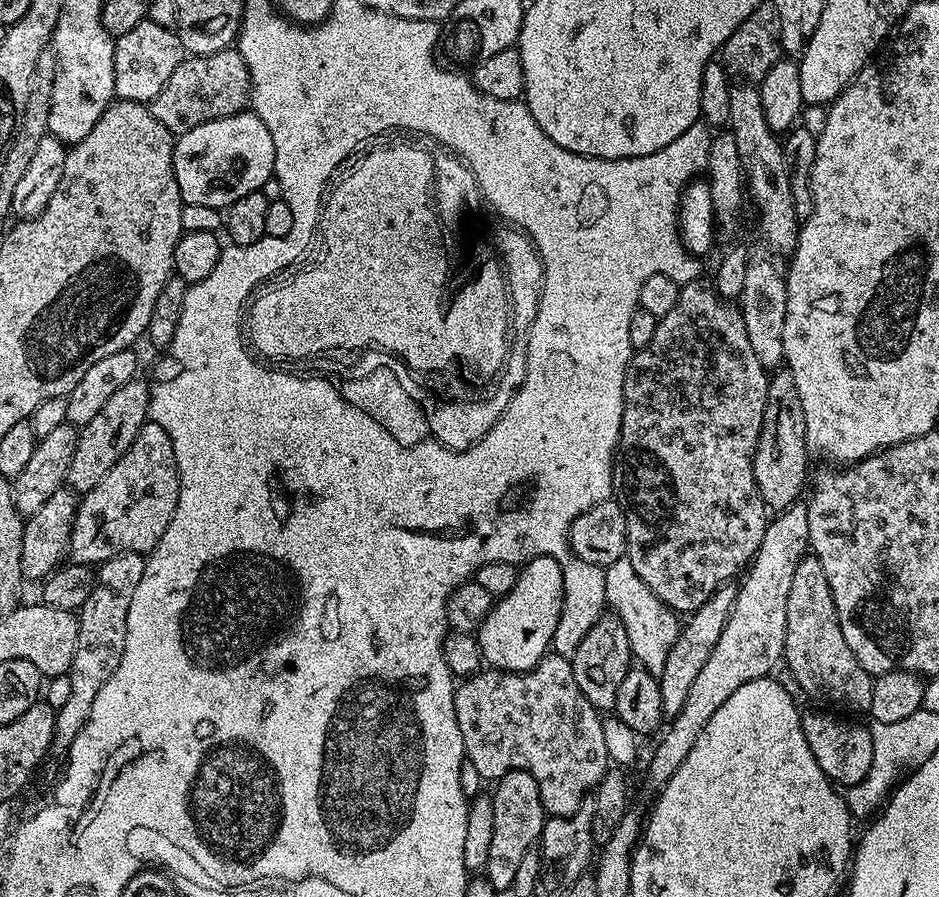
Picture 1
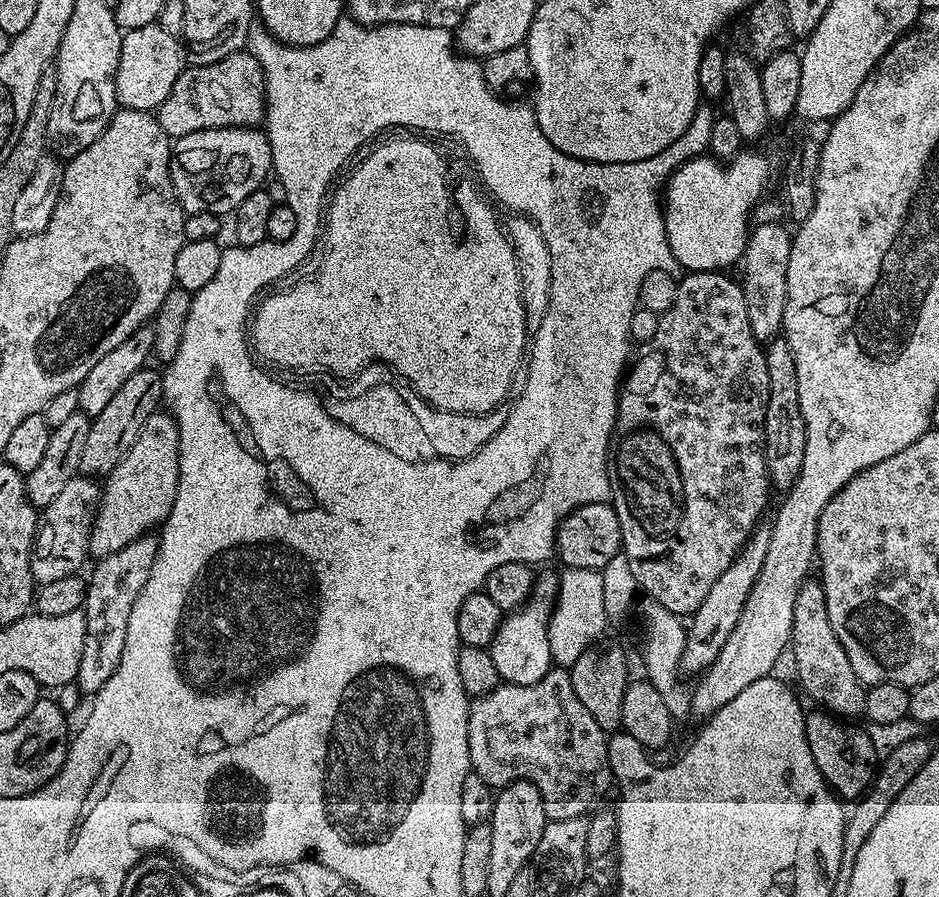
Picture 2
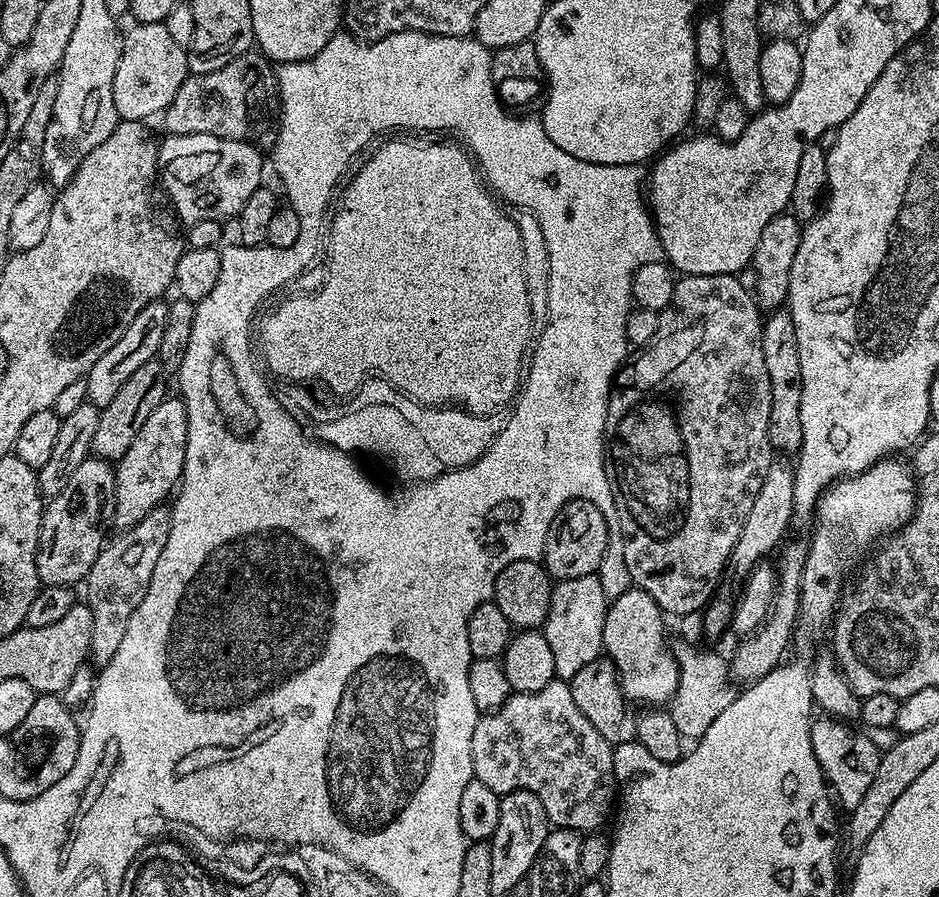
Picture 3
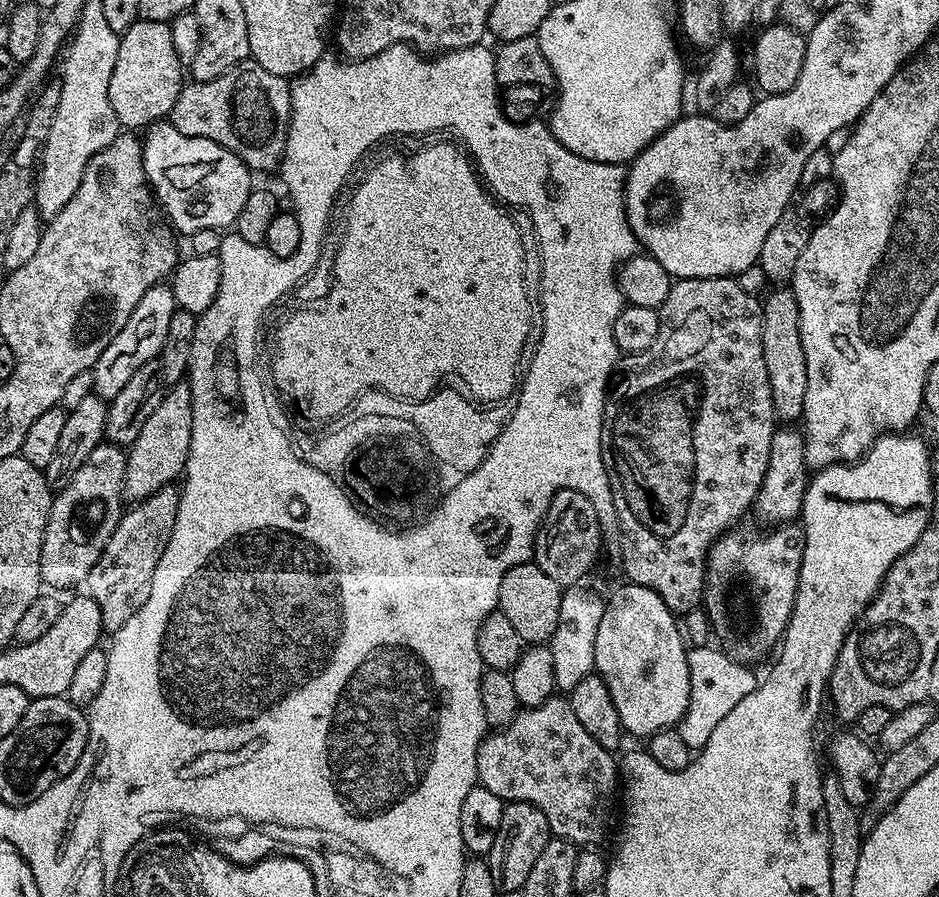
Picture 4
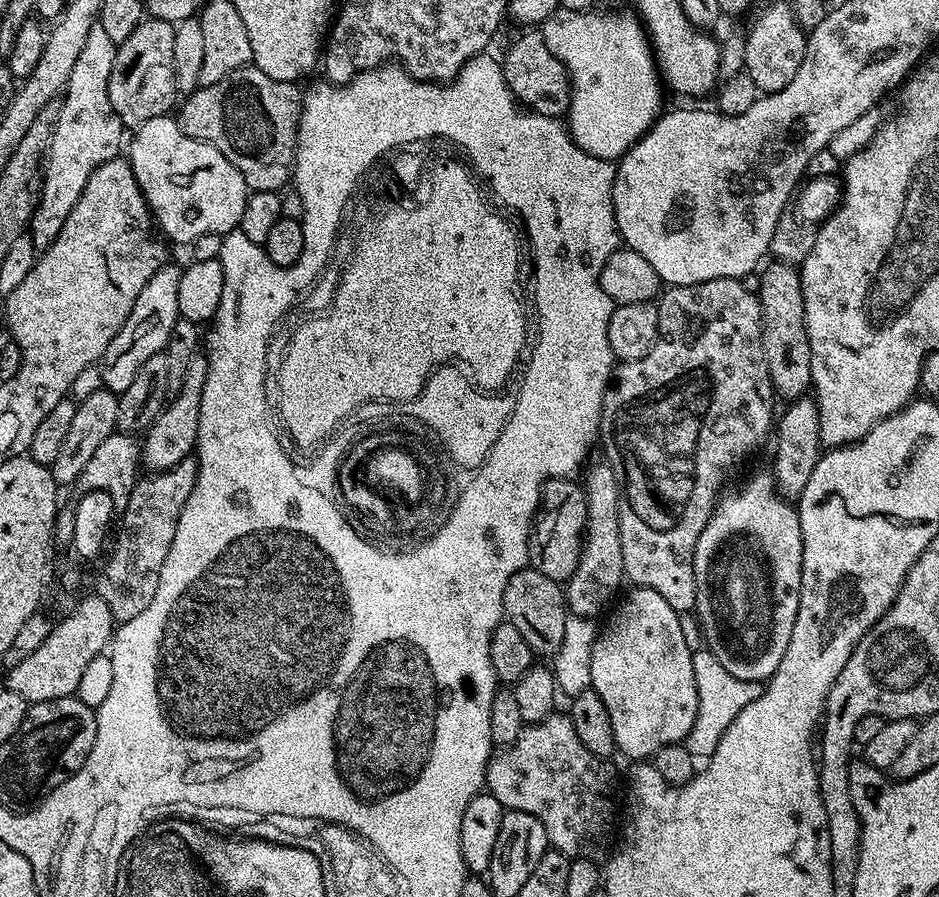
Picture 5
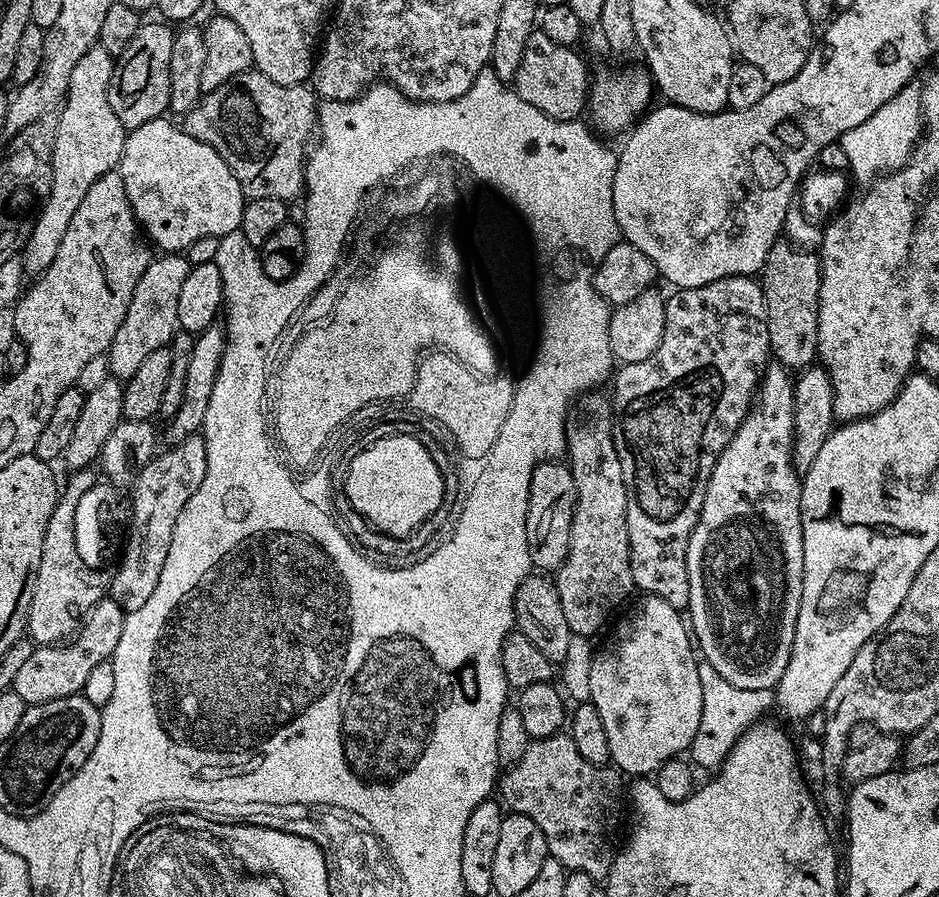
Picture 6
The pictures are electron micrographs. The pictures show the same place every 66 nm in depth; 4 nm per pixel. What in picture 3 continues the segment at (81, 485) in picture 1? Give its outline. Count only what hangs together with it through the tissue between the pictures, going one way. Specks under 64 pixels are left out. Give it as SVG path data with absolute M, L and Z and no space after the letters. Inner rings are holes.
M159 359L146 362L146 366L138 366L130 378L122 385L122 390L118 390L118 395L110 401L110 406L100 409L98 418L98 431L94 433L92 452L99 459L109 462L119 462L130 450L130 442L142 430L142 422L150 418L154 406L158 406L169 395L168 380L164 367L160 365Z

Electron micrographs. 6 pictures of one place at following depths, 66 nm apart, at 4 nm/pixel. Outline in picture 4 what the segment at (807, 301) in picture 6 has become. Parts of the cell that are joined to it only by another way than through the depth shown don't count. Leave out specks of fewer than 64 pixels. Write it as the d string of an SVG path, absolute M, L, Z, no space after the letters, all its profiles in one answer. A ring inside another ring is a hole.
M780 286L777 292L763 297L762 307L762 354L766 358L766 374L770 374L770 398L774 402L777 421L796 422L803 417L806 402L806 354L802 354L802 334L800 333L800 315L798 302L787 287Z

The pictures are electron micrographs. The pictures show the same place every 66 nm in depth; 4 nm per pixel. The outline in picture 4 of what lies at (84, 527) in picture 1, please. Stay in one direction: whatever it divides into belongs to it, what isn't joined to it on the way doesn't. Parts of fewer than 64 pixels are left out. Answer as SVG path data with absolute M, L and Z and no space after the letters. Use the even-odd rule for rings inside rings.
M181 382L165 391L154 414L146 418L146 426L127 449L124 494L129 501L144 500L158 490L175 485L183 477L190 454L190 430L192 429L192 385Z

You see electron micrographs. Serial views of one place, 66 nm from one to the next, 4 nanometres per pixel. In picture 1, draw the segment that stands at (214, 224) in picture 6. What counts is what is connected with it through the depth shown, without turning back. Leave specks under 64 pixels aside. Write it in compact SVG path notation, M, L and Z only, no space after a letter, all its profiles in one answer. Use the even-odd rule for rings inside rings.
M251 110L214 118L214 122L202 122L202 126L194 126L194 130L179 133L172 157L181 201L226 210L238 202L238 198L261 191L263 184L273 179L275 153L274 138L270 138L266 122Z

